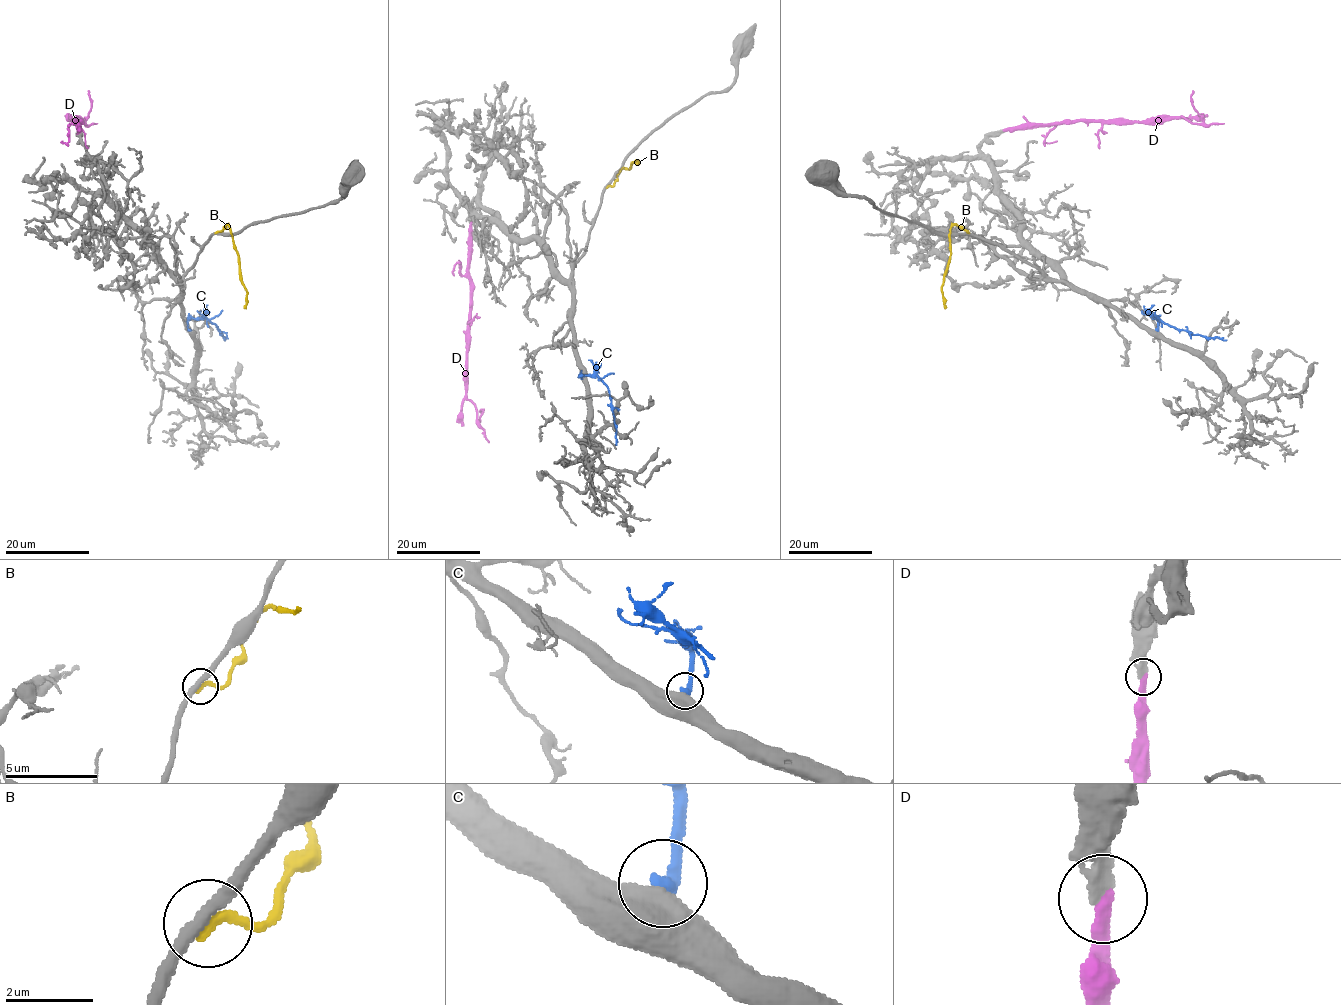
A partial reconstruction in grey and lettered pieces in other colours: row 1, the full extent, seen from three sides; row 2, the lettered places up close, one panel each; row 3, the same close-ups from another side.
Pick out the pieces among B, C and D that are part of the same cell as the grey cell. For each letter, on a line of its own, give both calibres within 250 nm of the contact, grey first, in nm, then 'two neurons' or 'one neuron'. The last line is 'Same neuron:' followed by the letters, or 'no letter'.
B: 320/240 nm | two neurons
C: 700/320 nm | one neuron
D: 440/360 nm | one neuron
Same neuron: C, D

